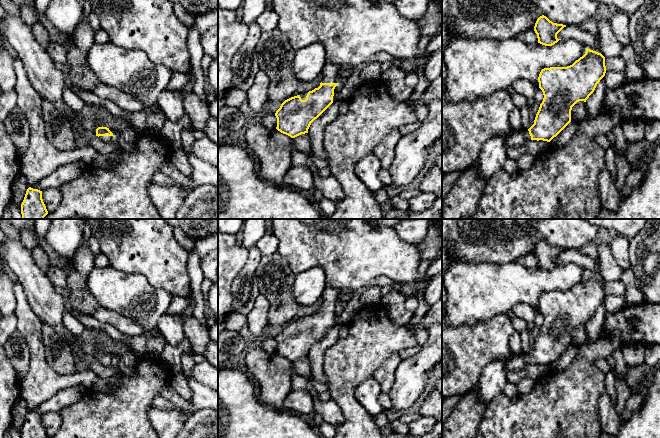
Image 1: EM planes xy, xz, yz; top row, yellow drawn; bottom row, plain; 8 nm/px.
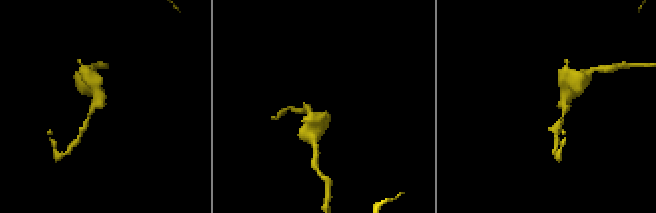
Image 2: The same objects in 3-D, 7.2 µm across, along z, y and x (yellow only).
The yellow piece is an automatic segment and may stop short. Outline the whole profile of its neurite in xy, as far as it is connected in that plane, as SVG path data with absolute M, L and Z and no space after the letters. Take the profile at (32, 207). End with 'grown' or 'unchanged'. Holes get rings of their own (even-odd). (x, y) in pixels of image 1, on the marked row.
M29 187L21 204L22 219L44 219L48 214L42 191Z; unchanged

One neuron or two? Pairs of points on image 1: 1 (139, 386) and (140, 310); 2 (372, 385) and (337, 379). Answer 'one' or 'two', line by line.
1: two
2: two

